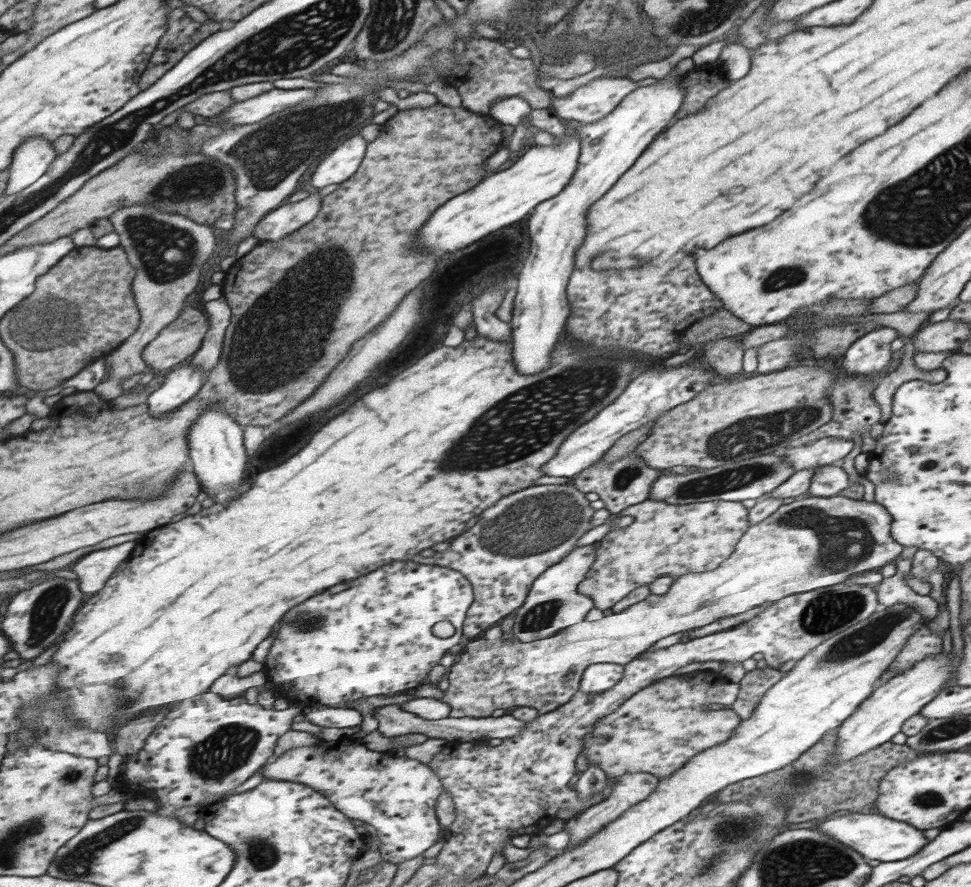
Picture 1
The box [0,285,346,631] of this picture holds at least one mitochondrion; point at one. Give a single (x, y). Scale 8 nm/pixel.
(53, 326)

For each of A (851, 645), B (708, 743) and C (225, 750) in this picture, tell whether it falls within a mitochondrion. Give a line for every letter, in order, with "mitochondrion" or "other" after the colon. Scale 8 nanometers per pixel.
A: mitochondrion
B: other
C: mitochondrion

